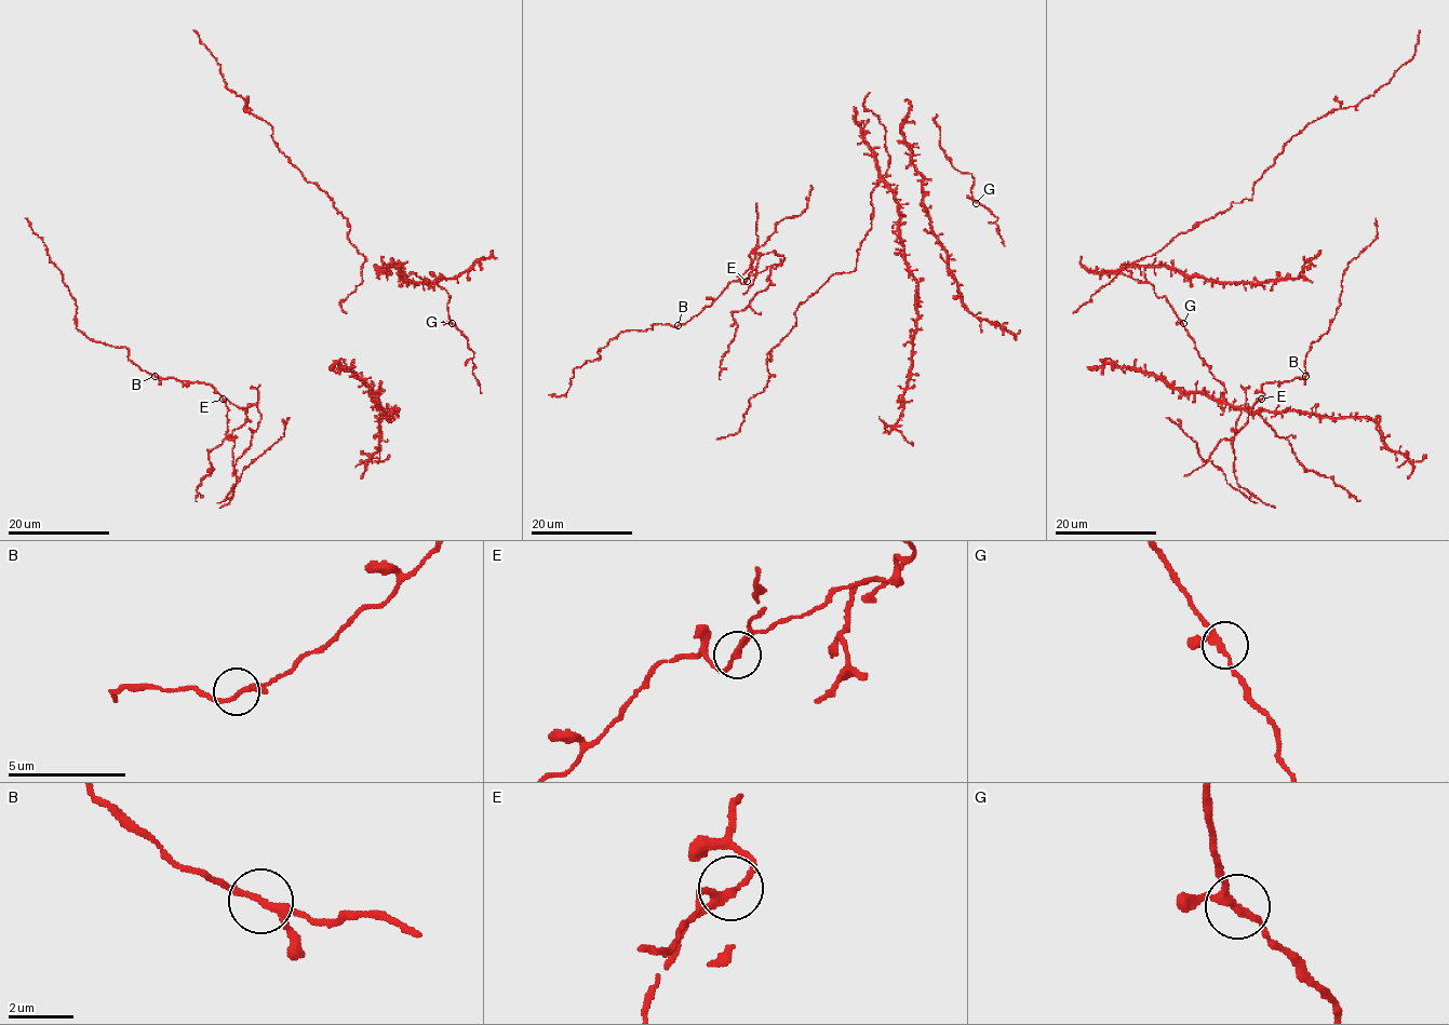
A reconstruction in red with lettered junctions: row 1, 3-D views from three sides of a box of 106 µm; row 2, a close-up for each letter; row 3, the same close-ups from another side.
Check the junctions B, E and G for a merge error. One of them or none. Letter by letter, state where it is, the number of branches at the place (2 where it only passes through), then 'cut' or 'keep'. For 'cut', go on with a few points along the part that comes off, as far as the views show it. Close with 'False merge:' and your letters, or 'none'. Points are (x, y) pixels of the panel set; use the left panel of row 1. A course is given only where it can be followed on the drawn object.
B: at (155, 376); 3 branches meet; keep
E: at (223, 399); 3 branches meet; cut; foreign part runs (224, 399), (256, 405), (262, 416), (237, 459), (228, 498), (241, 473), (284, 435), (286, 417)
G: at (452, 323); 3 branches meet; keep
False merge: E

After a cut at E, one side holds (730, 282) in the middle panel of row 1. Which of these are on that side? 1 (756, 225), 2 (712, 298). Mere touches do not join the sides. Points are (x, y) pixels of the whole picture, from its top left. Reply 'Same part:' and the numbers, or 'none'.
Same part: 1, 2

